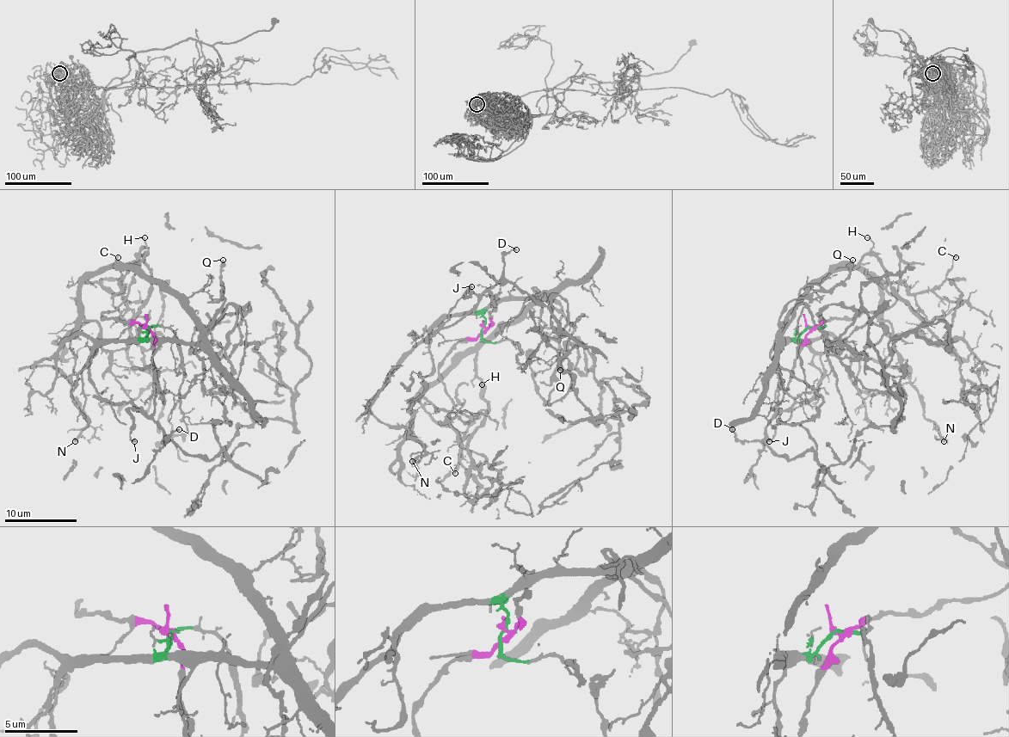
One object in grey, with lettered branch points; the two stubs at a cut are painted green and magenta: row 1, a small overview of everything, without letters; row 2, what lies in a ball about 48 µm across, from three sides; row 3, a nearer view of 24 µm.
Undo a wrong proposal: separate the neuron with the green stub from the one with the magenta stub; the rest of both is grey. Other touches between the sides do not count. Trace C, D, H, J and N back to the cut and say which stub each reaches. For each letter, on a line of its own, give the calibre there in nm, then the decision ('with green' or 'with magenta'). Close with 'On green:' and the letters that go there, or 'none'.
C: calibre 150 nm; with green
D: calibre 160 nm; with magenta
H: calibre 120 nm; with green
J: calibre 160 nm; with magenta
N: calibre 100 nm; with green
On green: C, H, N

